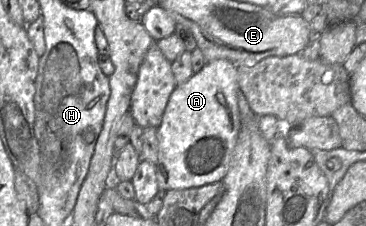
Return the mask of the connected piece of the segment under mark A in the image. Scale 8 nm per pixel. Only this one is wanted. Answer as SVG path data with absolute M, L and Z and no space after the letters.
M223 59L206 62L199 72L175 87L157 127L158 160L155 166L159 191L200 187L223 179L241 128L239 92L237 66Z

